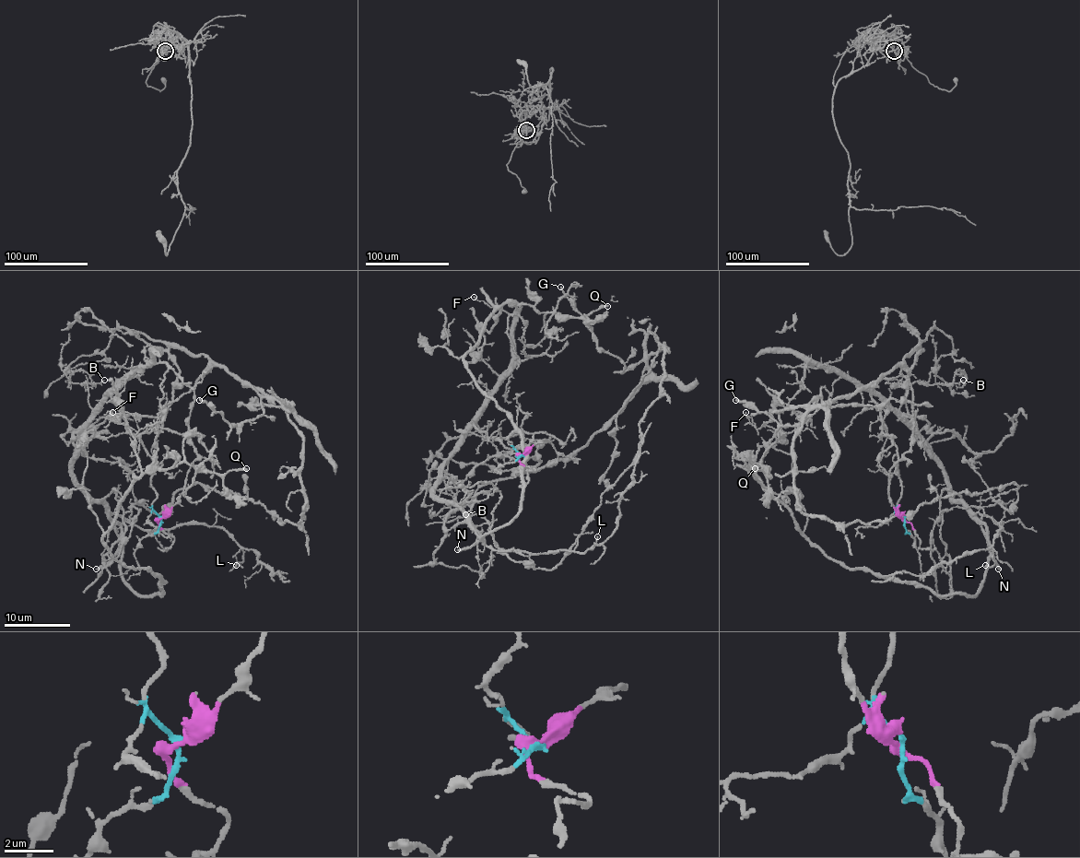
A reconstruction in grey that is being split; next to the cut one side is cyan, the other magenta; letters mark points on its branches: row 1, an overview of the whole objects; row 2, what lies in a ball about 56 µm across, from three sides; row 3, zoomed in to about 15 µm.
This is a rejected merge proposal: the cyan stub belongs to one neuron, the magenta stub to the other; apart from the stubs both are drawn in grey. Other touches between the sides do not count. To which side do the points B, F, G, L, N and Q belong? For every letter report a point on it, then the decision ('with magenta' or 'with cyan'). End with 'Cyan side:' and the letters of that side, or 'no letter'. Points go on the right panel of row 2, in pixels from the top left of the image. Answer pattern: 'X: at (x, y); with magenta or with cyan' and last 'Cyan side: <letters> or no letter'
B: at (963, 380); with cyan
F: at (745, 412); with cyan
G: at (735, 400); with magenta
L: at (985, 565); with cyan
N: at (998, 569); with cyan
Q: at (755, 468); with cyan
Cyan side: B, F, L, N, Q

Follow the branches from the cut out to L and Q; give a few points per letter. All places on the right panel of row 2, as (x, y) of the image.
L: (904, 519), (896, 445), (873, 395), (914, 433), (954, 499), (1002, 523), (985, 565)
Q: (904, 519), (873, 395), (980, 525), (990, 553), (975, 594), (841, 567), (755, 468)

